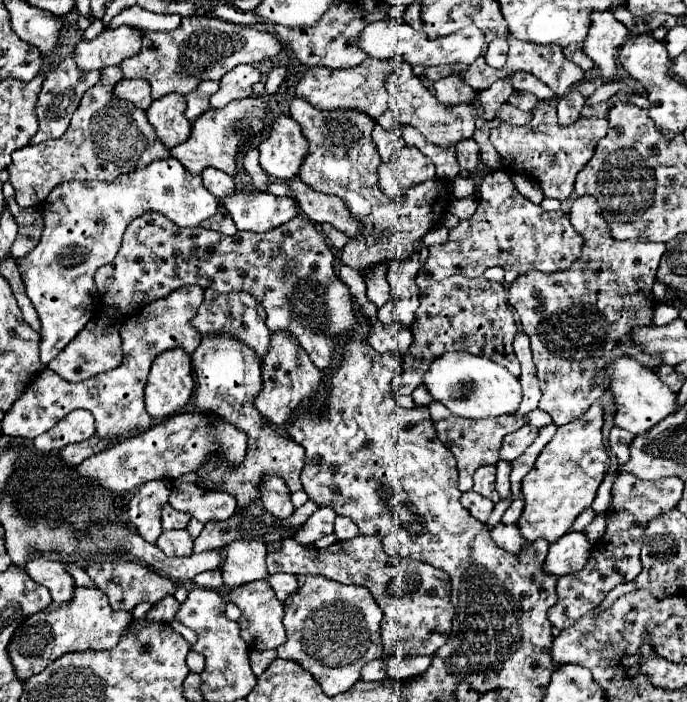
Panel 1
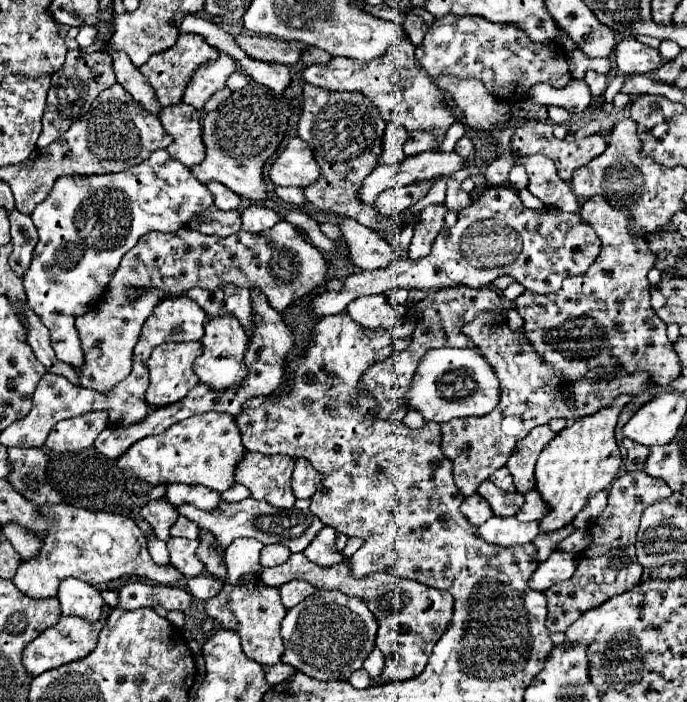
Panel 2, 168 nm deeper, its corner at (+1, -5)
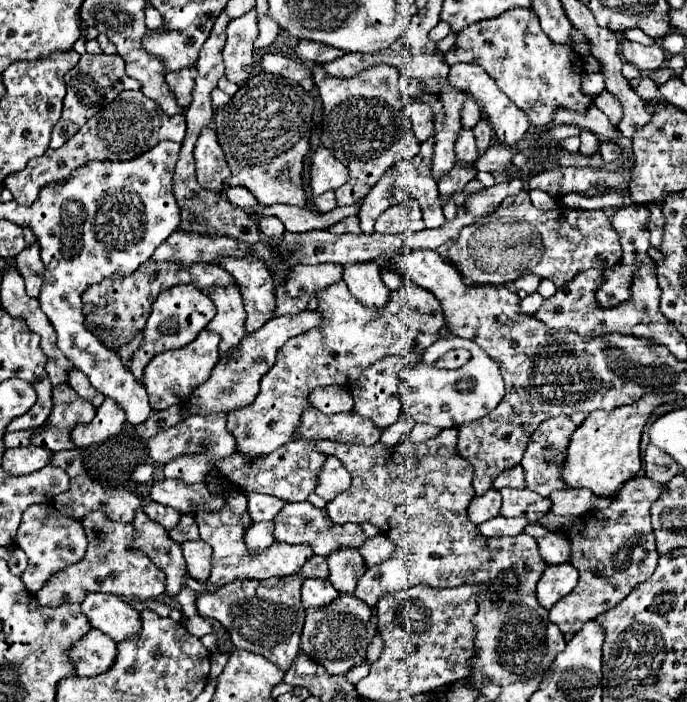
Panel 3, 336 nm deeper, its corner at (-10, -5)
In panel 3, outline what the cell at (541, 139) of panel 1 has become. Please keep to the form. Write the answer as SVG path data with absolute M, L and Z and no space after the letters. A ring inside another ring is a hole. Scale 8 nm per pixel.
M606 140L606 142L600 142L600 148L598 148L598 154L602 156L604 162L614 162L618 156L620 156L620 150L614 142Z

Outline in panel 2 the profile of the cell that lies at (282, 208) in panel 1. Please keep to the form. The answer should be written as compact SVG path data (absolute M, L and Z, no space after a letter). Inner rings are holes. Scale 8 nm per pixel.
M251 204L243 216L243 228L251 234L259 234L259 232L265 232L269 228L273 228L277 222L279 222L279 216L271 210L271 208L265 208L261 204Z

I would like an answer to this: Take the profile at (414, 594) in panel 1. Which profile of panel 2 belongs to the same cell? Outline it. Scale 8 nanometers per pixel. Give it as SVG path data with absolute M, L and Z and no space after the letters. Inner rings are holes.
M291 554L291 558L285 564L263 568L261 580L263 578L267 586L279 588L291 580L305 580L319 590L339 590L347 596L361 598L377 618L379 630L377 630L375 646L385 656L385 668L379 674L379 678L371 678L371 686L379 686L387 682L405 682L421 674L427 666L433 646L437 644L437 638L441 638L441 634L447 630L453 618L453 596L449 592L435 590L419 582L403 580L383 572L369 574L367 578L353 578L349 574L349 560L331 568L321 568L309 562L305 554Z

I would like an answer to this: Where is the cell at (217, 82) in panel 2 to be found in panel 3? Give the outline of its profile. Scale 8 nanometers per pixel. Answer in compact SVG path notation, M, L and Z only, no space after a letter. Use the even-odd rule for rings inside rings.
M250 10L248 14L230 20L226 28L226 44L222 50L224 58L224 76L234 82L242 84L252 76L254 70L254 40L258 36L256 14Z

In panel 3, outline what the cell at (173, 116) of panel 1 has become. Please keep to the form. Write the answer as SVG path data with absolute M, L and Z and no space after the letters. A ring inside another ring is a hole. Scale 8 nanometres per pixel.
M206 126L200 132L200 138L194 148L194 162L196 162L196 178L200 186L206 190L220 192L224 186L224 178L228 178L230 168L224 160L224 152L216 140L216 132Z

